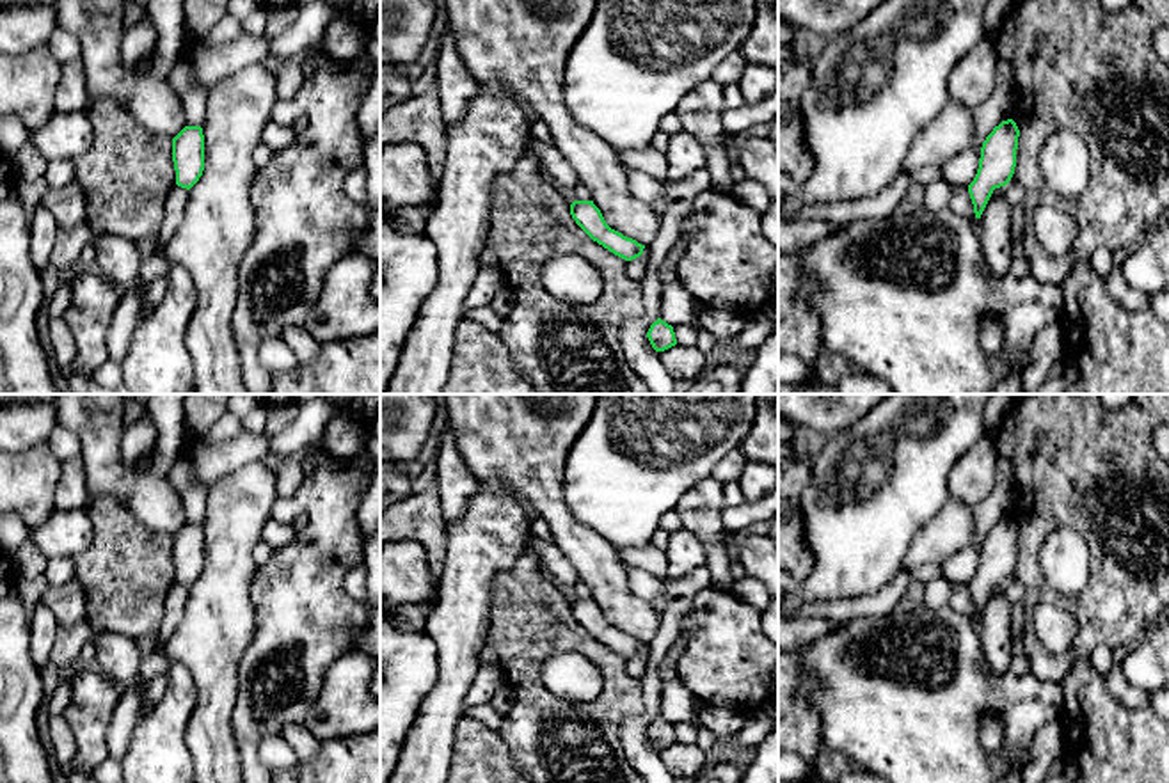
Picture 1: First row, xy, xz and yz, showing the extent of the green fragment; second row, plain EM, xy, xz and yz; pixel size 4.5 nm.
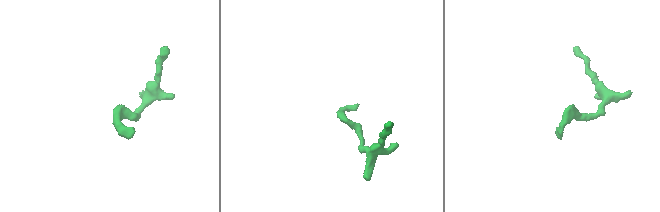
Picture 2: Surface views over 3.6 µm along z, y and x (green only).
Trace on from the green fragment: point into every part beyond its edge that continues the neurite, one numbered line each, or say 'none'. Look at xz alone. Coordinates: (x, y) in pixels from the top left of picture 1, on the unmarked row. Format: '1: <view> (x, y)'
none

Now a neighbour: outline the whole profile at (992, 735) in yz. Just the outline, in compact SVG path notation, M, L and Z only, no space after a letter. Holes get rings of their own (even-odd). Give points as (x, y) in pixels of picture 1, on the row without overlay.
M984 712L981 716L981 744L990 755L995 755L1002 749L1004 730L998 716Z

